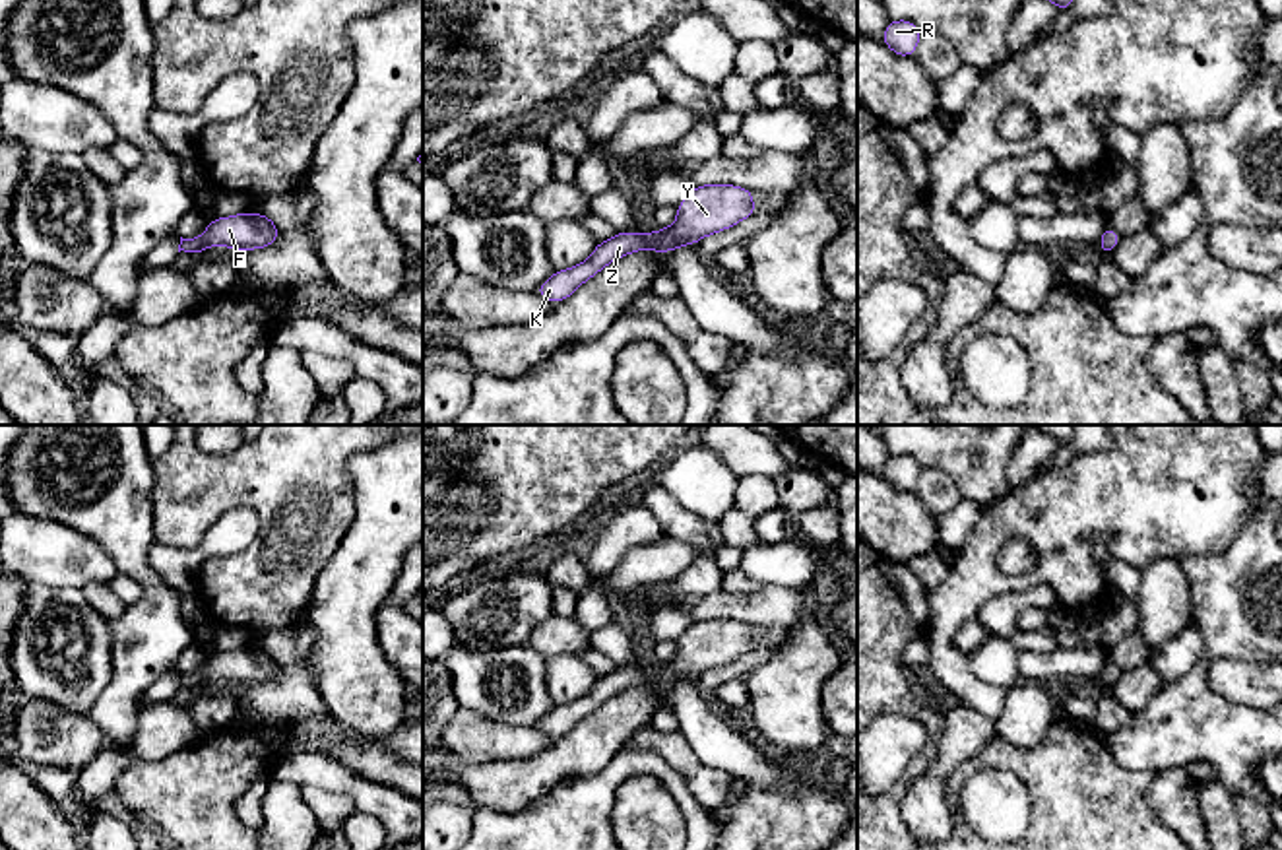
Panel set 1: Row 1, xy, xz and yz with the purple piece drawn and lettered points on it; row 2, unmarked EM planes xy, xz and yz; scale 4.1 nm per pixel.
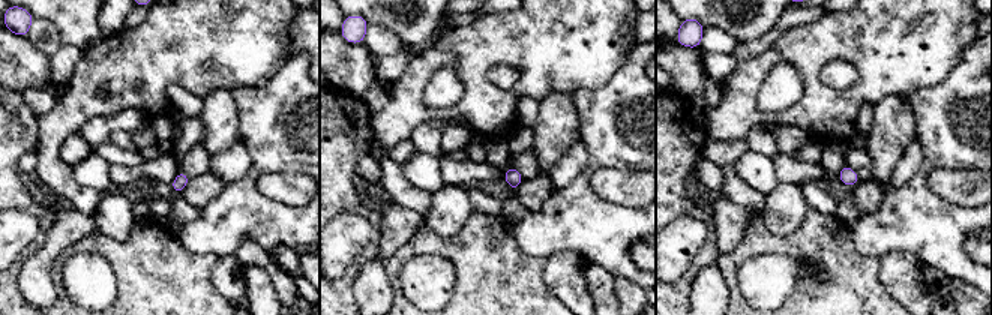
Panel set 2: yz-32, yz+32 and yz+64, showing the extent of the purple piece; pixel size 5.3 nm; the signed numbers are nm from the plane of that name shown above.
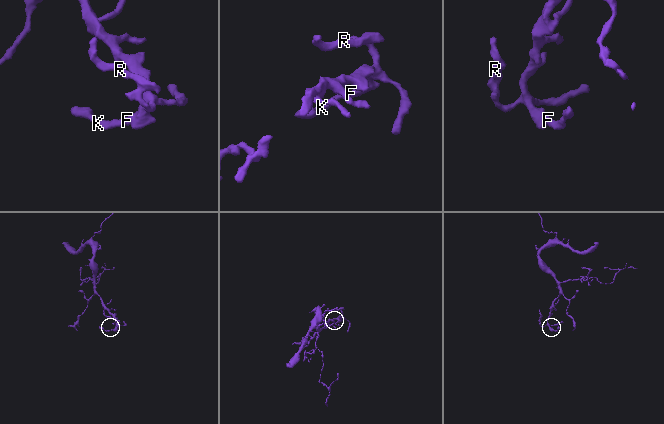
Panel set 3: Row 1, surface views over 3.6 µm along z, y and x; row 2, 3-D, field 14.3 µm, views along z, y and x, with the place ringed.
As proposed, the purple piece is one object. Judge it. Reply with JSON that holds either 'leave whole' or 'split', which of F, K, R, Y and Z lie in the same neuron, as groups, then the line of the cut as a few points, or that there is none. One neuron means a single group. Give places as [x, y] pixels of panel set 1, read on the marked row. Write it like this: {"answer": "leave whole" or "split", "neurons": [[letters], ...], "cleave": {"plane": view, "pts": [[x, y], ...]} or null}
{"answer": "leave whole", "neurons": [["F", "K", "R", "Y", "Z"]], "cleave": null}

